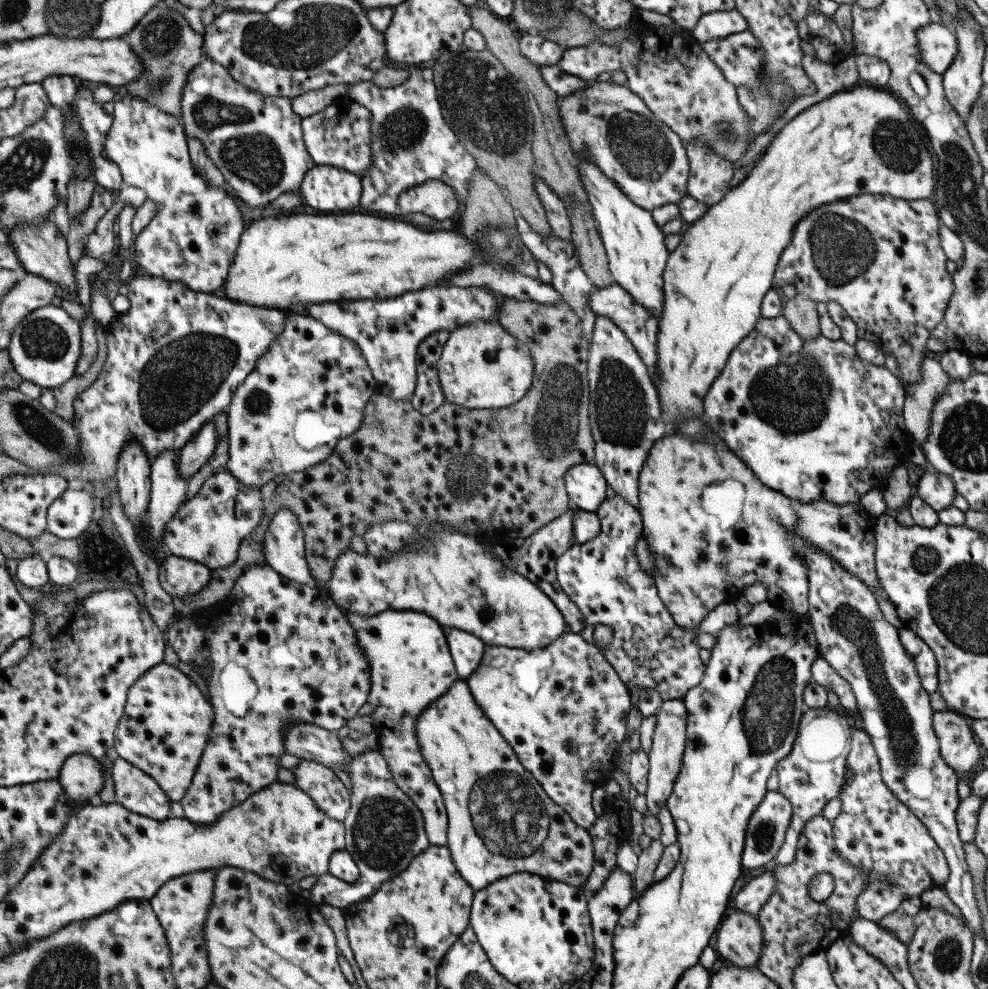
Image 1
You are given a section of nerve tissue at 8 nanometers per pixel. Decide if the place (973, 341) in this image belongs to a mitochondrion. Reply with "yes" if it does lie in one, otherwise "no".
no

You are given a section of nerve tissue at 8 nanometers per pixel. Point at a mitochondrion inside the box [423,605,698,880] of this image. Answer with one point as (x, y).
(508, 815)

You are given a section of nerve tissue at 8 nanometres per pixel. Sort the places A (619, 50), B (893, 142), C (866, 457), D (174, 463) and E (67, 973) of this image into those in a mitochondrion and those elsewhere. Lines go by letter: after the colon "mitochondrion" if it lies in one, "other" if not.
A: other
B: mitochondrion
C: other
D: other
E: mitochondrion

